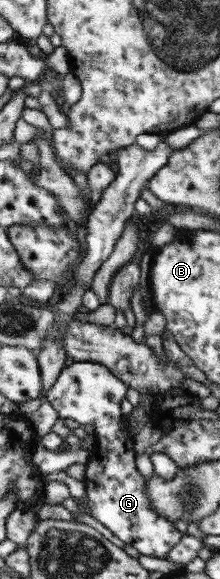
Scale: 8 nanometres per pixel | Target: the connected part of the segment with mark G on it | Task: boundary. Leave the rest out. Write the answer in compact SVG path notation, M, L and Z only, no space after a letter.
M73 362L63 369L56 385L48 392L47 401L57 410L59 418L94 425L96 441L91 449L85 481L91 516L141 555L166 559L184 535L153 507L147 479L135 466L136 454L132 447L135 437L128 416L121 412L121 402L127 398L129 387L107 366Z

